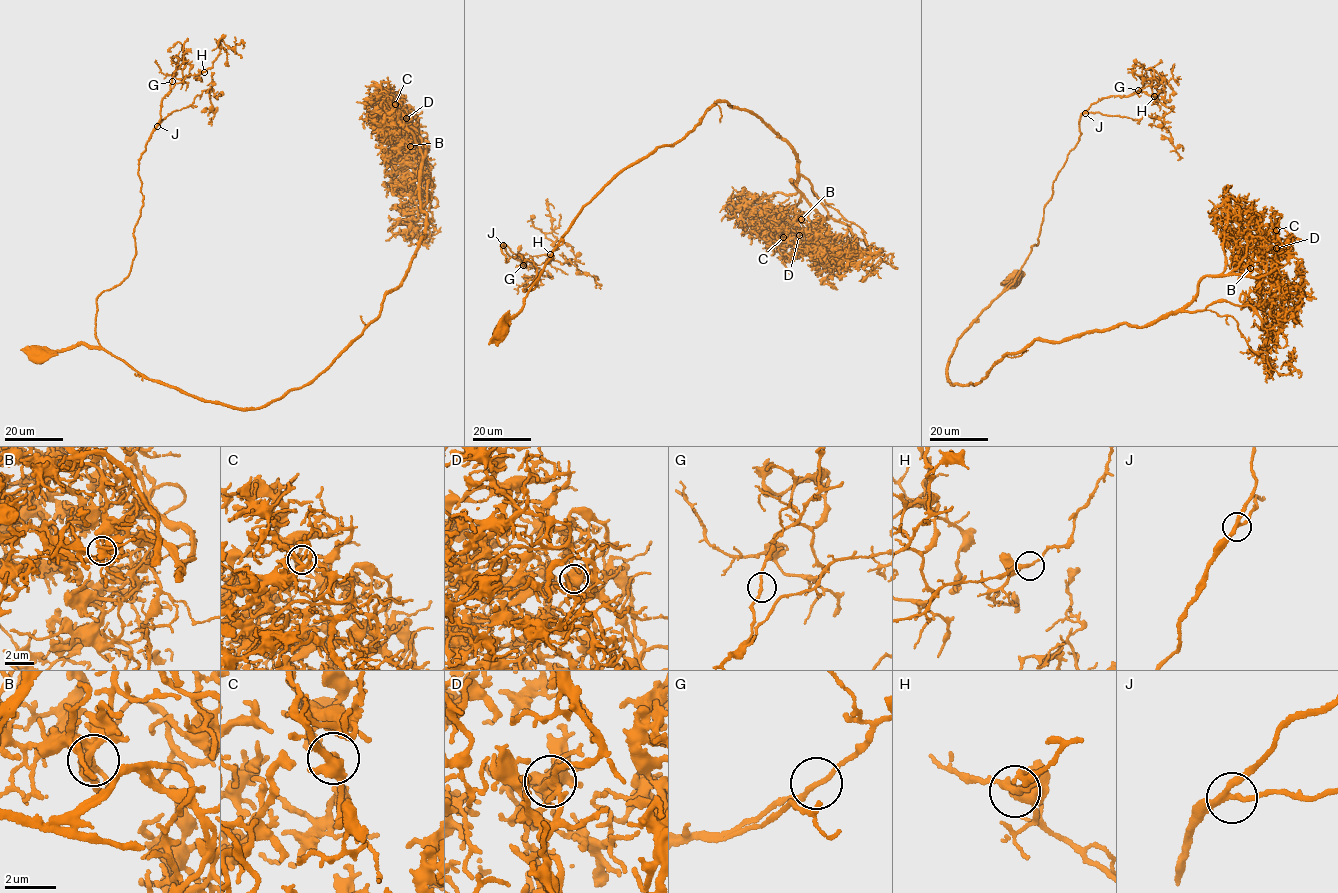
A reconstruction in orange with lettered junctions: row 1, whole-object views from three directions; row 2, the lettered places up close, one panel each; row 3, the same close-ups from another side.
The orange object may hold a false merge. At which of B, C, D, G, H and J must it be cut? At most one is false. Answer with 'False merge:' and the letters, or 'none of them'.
False merge: none of them

